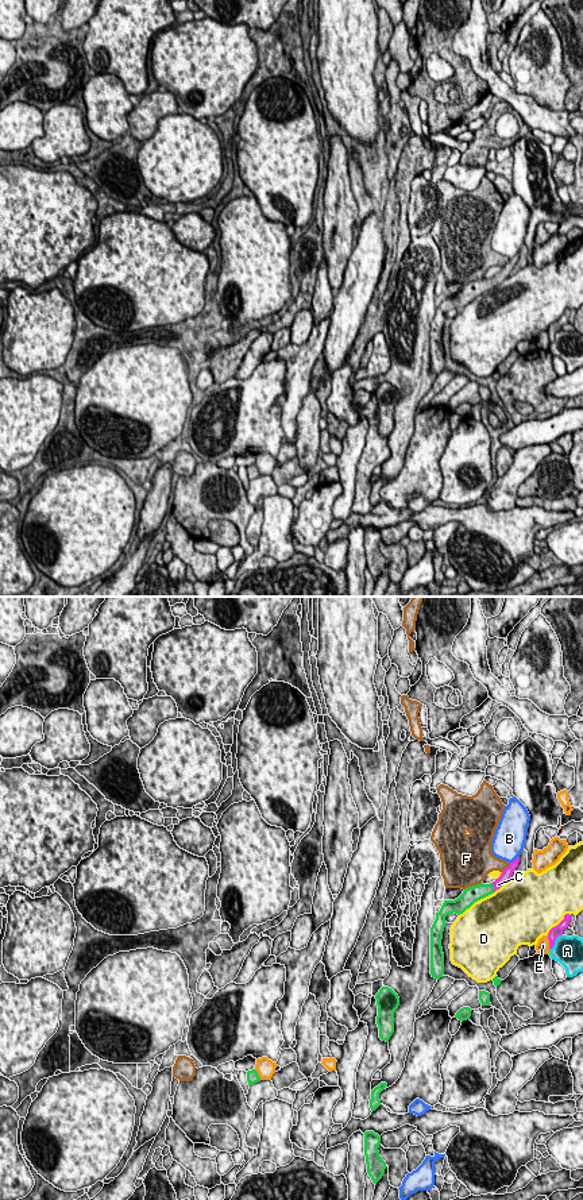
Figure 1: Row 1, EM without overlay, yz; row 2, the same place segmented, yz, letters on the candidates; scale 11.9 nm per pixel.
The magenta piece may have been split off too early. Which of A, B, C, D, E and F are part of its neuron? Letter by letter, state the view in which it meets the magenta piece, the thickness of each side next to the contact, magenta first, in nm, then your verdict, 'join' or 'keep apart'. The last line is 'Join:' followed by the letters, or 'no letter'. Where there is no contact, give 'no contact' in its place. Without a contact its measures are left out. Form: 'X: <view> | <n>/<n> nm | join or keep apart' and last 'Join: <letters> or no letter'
A: yz | 130/360 nm | keep apart
B: yz | 130/380 nm | keep apart
C: yz | 130/50 nm | join
D: yz | 130/480 nm | keep apart
E: yz | 130/160 nm | keep apart
F: yz | 130/240 nm | keep apart
Join: C

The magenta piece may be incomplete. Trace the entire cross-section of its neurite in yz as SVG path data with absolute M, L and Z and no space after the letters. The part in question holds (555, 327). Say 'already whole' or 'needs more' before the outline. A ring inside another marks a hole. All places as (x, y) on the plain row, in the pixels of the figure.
already whole; M565 309L564 315L555 323L552 323L548 328L548 335L549 335L549 344L555 342L555 336L559 331L563 329L563 325L568 323L570 320L571 310Z

